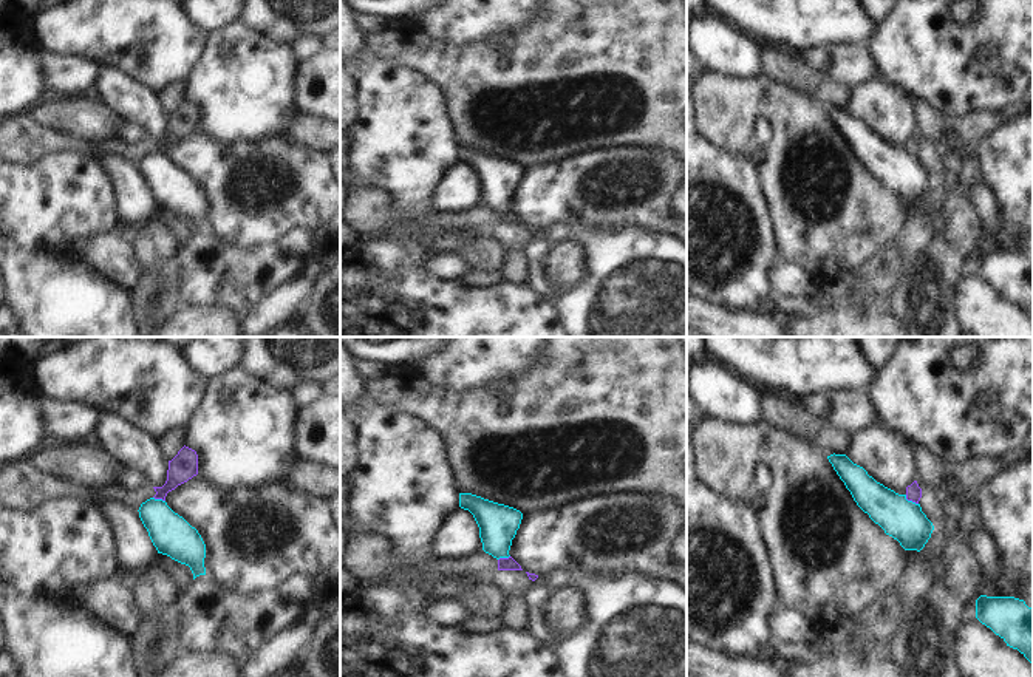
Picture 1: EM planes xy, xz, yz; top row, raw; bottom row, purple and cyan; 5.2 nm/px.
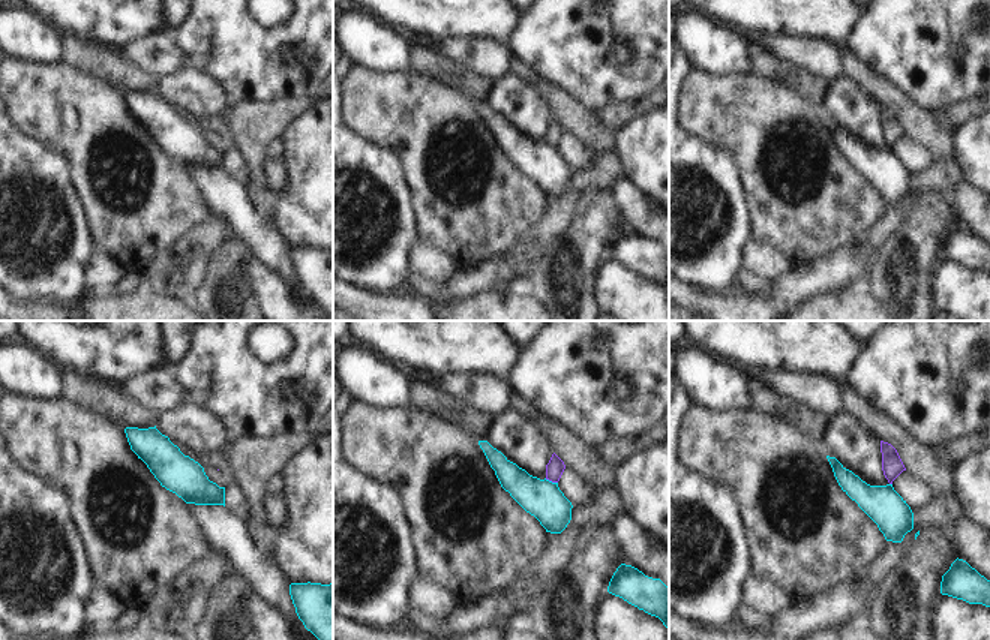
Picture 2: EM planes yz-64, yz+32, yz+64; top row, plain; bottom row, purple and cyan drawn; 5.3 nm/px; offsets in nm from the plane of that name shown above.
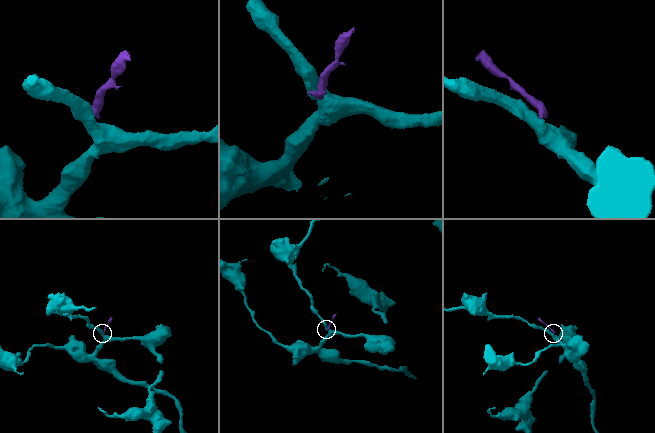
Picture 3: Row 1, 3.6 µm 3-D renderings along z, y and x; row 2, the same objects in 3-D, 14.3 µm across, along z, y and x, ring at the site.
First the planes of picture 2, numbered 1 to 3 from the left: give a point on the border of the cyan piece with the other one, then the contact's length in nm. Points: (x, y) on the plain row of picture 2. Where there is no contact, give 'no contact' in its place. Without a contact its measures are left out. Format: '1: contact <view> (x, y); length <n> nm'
1: no contact
2: contact yz+32 (551, 144); length 80 nm
3: no contact

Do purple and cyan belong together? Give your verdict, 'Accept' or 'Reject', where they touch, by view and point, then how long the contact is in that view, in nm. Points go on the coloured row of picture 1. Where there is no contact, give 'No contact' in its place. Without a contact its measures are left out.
Reject. Touches purple at yz (911, 500). Shared border 90 nm.

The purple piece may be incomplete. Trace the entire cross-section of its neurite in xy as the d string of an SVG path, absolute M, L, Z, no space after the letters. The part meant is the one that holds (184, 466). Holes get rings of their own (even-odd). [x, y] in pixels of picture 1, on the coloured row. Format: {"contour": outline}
{"contour": "M186 445L169 461L167 481L162 487L147 485L135 492L128 492L119 485L104 488L76 487L36 470L26 458L14 464L6 464L0 471L0 507L26 513L51 498L76 496L85 501L88 495L94 495L96 498L110 496L119 499L127 507L139 510L141 504L150 498L165 501L169 492L196 475L198 454Z"}

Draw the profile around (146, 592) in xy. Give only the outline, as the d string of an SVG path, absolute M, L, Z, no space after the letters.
M162 555L147 569L147 573L131 587L133 604L142 621L164 604L176 601L179 587L169 578L161 567Z

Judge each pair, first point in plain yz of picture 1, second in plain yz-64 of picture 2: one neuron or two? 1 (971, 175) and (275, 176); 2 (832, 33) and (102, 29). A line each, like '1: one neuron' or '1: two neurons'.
1: two neurons
2: one neuron

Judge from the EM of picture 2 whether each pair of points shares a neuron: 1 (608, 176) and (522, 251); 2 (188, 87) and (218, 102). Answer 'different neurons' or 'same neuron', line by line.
1: same neuron
2: same neuron

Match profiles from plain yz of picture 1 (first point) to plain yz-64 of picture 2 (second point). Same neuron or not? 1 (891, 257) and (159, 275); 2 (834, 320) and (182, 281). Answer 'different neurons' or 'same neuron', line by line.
1: same neuron
2: different neurons

